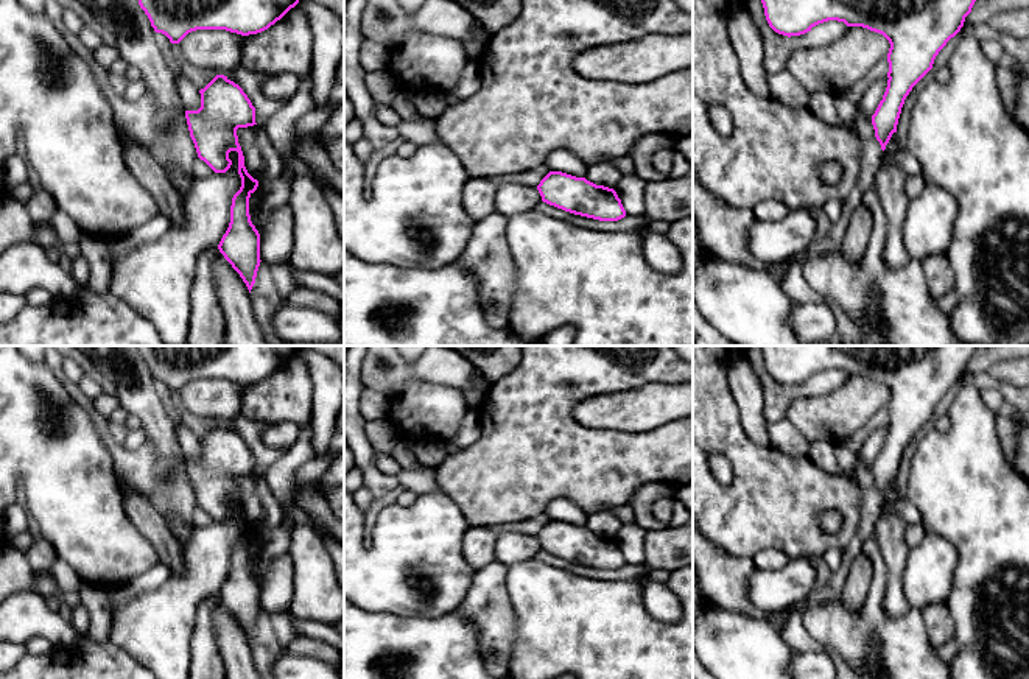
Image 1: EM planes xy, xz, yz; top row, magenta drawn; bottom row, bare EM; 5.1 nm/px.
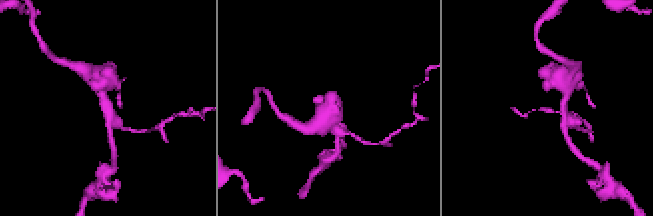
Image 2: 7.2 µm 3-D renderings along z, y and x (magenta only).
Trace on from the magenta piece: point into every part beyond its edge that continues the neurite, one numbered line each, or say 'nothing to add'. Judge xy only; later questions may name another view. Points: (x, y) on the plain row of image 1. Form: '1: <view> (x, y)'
nothing to add

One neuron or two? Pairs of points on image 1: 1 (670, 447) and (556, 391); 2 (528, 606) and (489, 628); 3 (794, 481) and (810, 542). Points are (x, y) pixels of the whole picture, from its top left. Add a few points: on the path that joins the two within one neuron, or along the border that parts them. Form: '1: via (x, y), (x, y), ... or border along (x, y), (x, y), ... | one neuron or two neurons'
1: via (635, 447), (589, 447), (567, 425) | one neuron
2: border along (506, 578), (506, 594), (516, 619), (512, 650) | two neurons
3: via (794, 497), (794, 527) | one neuron

